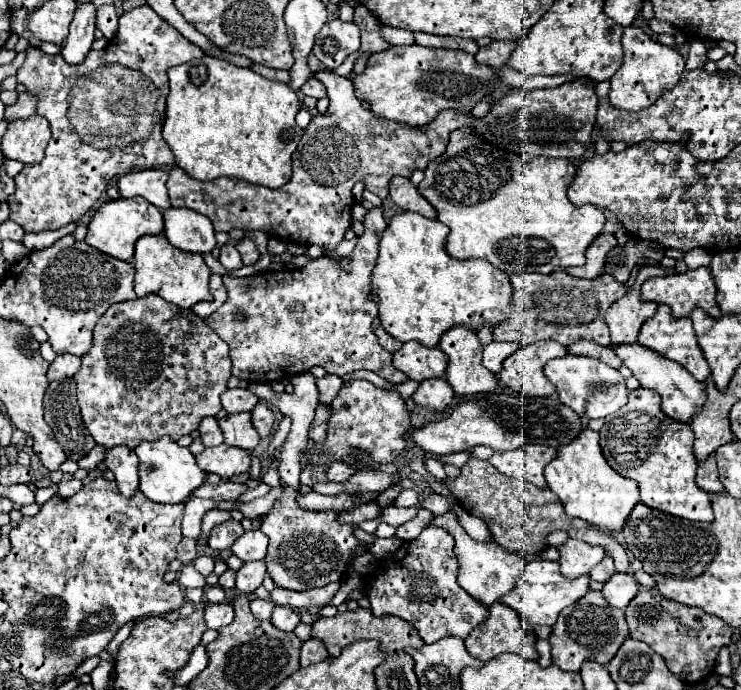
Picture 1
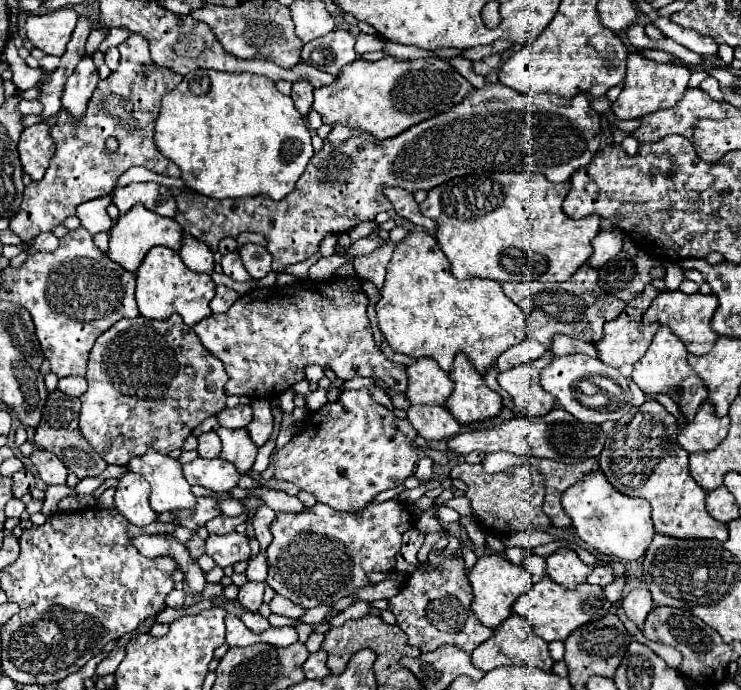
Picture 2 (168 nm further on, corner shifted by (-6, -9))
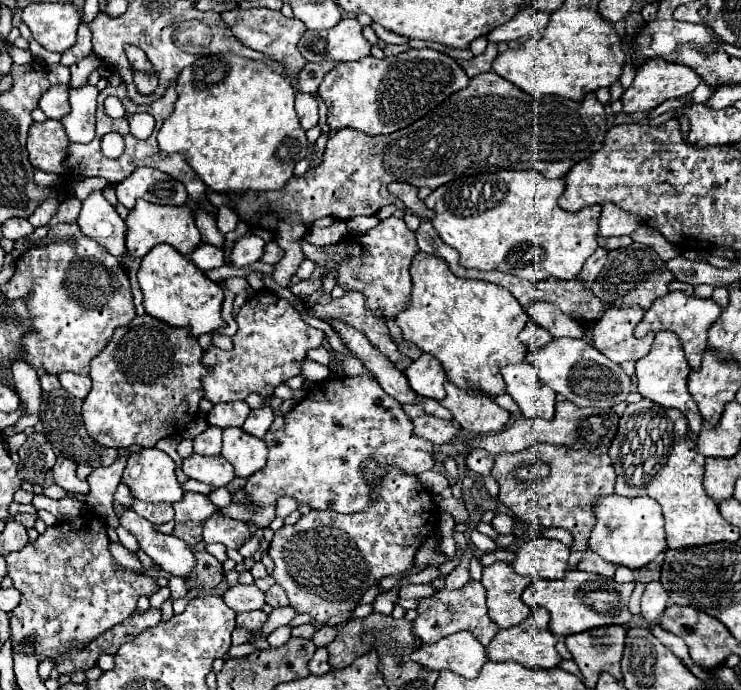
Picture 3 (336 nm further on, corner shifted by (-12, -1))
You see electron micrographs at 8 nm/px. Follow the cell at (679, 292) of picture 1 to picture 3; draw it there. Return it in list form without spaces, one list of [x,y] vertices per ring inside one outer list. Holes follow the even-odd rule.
[[[672,291],[666,297],[660,297],[652,303],[652,307],[646,311],[642,323],[634,329],[636,337],[644,337],[646,333],[656,333],[656,331],[672,331],[678,335],[682,349],[688,357],[688,365],[692,371],[700,369],[700,359],[702,353],[708,349],[708,329],[710,325],[720,317],[722,309],[712,301],[712,299],[698,299],[698,297],[686,297],[680,291]]]

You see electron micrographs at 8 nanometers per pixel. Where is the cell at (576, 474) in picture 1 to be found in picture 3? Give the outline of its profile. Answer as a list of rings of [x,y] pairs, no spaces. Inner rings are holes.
[[[606,495],[596,499],[594,505],[596,527],[590,535],[590,549],[612,565],[624,565],[628,569],[642,569],[654,561],[654,557],[666,551],[666,531],[660,503],[650,497],[628,499],[620,495]]]

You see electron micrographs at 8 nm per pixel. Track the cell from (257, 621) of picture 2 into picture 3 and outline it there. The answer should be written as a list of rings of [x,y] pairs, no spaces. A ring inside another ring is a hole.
[[[248,611],[248,613],[238,613],[236,617],[236,627],[244,627],[250,631],[258,631],[264,621],[266,621],[266,613],[264,611]]]

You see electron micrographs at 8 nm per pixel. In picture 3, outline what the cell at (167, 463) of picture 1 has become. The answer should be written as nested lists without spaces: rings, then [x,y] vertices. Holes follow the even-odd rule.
[[[154,447],[130,453],[122,483],[128,485],[134,499],[148,503],[174,503],[184,495],[176,481],[174,461]]]

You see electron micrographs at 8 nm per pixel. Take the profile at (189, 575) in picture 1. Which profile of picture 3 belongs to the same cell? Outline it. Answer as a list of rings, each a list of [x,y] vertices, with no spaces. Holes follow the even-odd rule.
[[[124,509],[118,519],[120,525],[138,539],[140,549],[150,555],[164,571],[178,577],[188,577],[192,573],[194,555],[182,539],[154,531],[154,525],[136,515],[132,509]]]

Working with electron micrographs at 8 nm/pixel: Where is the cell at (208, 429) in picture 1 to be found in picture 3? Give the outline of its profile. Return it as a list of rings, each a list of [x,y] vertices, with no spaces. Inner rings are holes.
[[[208,427],[202,435],[194,439],[194,453],[198,455],[220,455],[222,449],[222,429],[220,427]]]

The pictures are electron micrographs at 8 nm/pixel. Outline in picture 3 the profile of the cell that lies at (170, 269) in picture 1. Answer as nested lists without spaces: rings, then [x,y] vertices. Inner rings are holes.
[[[156,245],[144,255],[138,269],[138,285],[144,295],[144,311],[170,327],[188,327],[192,337],[214,333],[226,323],[222,319],[224,293],[218,283],[210,281],[192,261],[168,245]]]

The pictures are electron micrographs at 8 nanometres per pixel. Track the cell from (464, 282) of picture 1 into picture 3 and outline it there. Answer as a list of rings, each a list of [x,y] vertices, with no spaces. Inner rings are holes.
[[[426,253],[416,255],[416,261],[412,261],[410,273],[414,283],[410,307],[396,317],[396,323],[402,329],[404,341],[410,341],[418,345],[424,353],[434,355],[442,363],[448,379],[458,389],[464,389],[466,393],[472,393],[472,391],[486,393],[488,397],[506,393],[506,383],[500,375],[500,369],[512,363],[526,361],[526,347],[518,339],[518,333],[528,323],[528,315],[518,305],[518,301],[504,287],[498,287],[486,281],[458,279],[456,275],[452,275],[452,271],[448,271],[448,267],[444,267],[442,259],[436,259]]]

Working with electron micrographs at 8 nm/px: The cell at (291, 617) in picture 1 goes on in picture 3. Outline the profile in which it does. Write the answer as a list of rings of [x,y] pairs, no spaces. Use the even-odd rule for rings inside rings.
[[[284,625],[284,627],[276,629],[274,633],[268,635],[268,645],[270,645],[270,647],[282,647],[282,645],[290,639],[290,631],[292,631],[290,625]]]

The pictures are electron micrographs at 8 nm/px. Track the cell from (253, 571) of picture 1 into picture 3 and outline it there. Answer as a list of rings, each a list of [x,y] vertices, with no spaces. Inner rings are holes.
[[[252,583],[252,585],[232,585],[228,587],[228,591],[222,595],[224,603],[228,607],[232,607],[236,613],[242,611],[254,611],[254,609],[262,609],[264,605],[264,593]]]

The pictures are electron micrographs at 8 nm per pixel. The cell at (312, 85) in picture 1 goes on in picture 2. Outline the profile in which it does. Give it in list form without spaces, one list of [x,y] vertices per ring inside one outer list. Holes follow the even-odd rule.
[[[384,57],[374,63],[356,59],[338,75],[336,83],[314,89],[312,109],[318,111],[322,115],[322,121],[328,123],[330,127],[336,123],[348,123],[350,127],[368,131],[376,139],[390,139],[390,137],[396,137],[398,133],[404,133],[406,129],[410,129],[412,125],[416,125],[420,121],[426,121],[440,113],[450,111],[454,105],[462,103],[462,99],[470,91],[474,91],[472,83],[468,83],[446,59],[428,57],[428,59],[416,59],[416,61],[410,61],[410,59],[400,61],[396,57]]]

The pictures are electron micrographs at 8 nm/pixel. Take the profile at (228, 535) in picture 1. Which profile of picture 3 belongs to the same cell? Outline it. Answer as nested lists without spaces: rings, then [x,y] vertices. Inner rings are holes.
[[[220,509],[210,519],[204,521],[202,535],[204,535],[204,543],[222,543],[232,549],[240,549],[250,539],[248,527],[240,521],[222,515]]]

